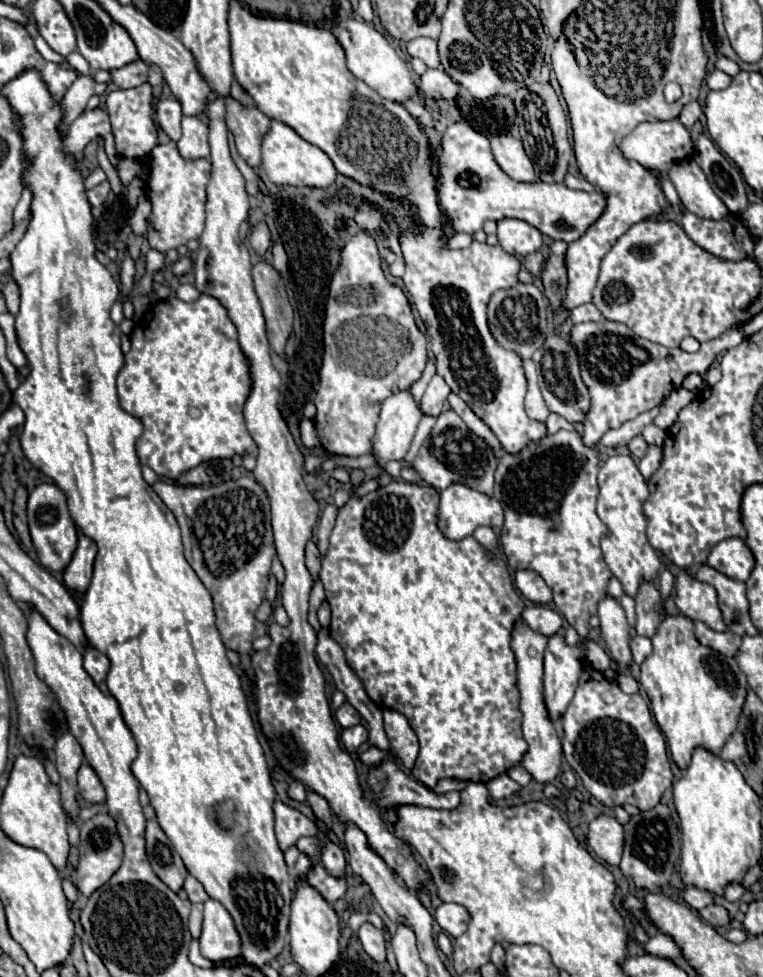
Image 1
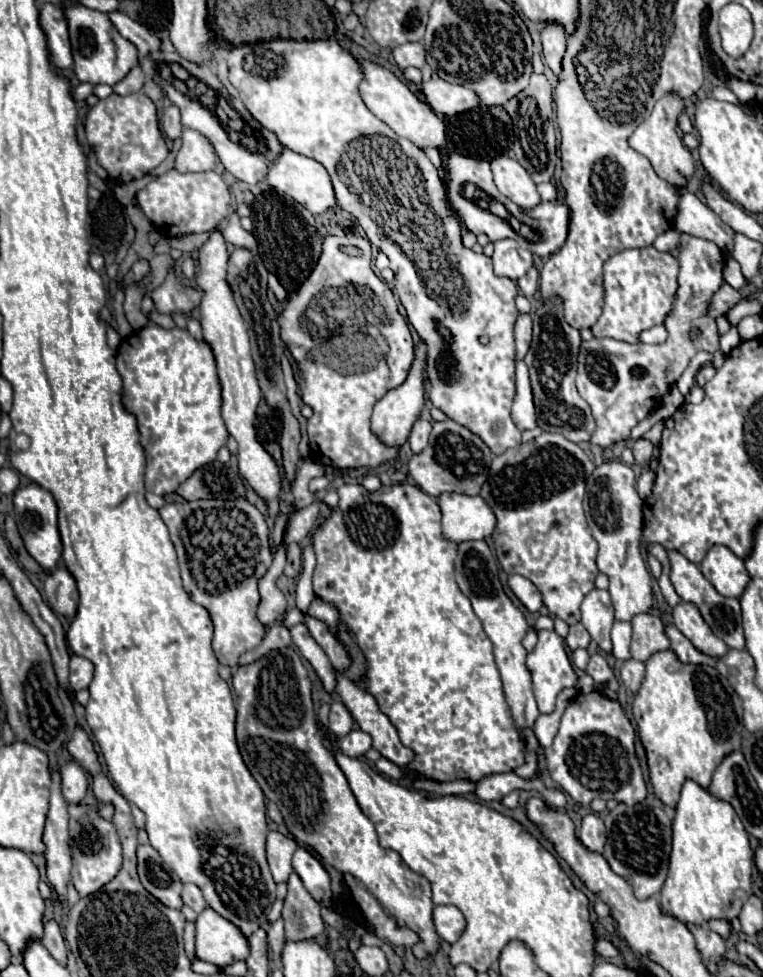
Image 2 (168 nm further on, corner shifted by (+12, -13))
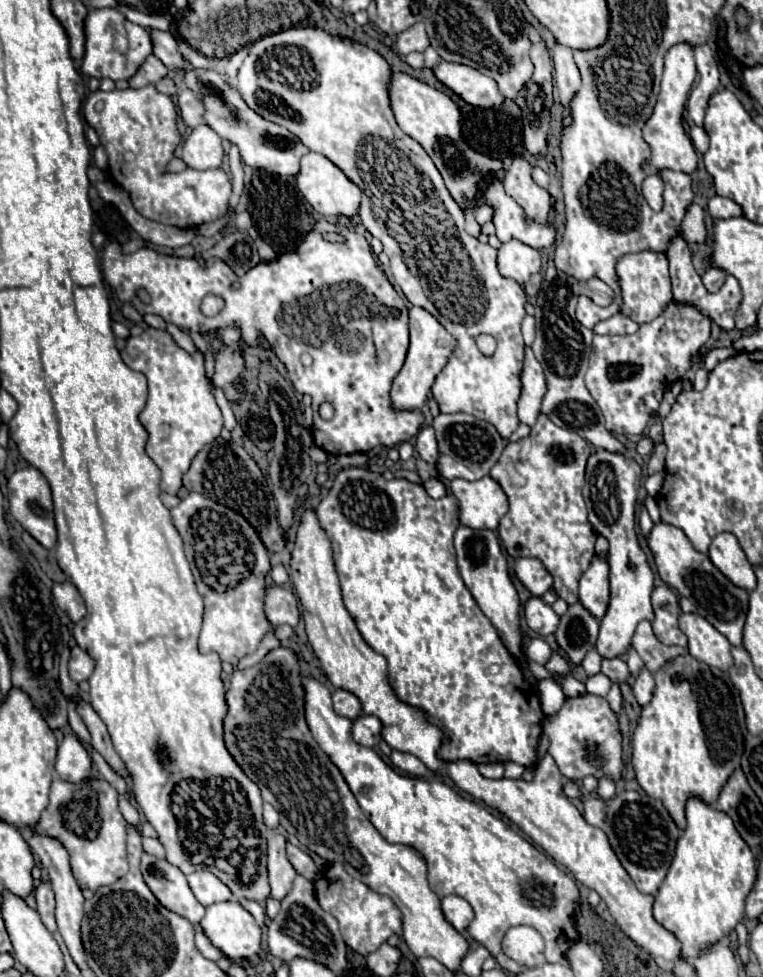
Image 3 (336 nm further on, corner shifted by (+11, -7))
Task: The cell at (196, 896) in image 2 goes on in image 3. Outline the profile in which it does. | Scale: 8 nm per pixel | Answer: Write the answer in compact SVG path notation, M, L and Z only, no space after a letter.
M195 871L195 873L187 875L187 881L189 881L189 887L191 887L193 895L197 897L197 901L205 907L211 903L231 899L229 887L221 885L221 881L217 881L217 877L209 871Z

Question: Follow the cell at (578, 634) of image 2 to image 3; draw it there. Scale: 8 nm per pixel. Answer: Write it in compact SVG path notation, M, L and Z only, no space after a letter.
M581 603L571 605L555 631L559 649L571 663L581 663L585 653L597 641L597 629L597 619L587 609L583 609Z

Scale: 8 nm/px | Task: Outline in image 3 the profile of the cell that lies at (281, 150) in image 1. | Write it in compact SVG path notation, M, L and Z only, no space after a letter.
M305 153L301 157L299 173L295 175L297 189L303 193L307 203L321 215L347 215L353 217L357 213L357 205L361 201L361 191L345 177L345 173L335 167L325 155L321 153Z

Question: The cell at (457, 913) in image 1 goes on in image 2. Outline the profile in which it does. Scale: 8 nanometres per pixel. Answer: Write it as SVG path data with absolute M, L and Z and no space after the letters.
M436 905L434 907L434 925L438 935L446 943L456 943L464 931L464 915L454 905Z

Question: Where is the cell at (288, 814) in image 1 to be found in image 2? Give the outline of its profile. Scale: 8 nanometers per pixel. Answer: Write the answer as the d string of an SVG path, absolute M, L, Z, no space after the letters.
M278 831L268 833L266 841L266 853L268 853L268 865L270 873L276 883L286 883L288 875L292 873L292 853L296 851L296 841L284 837Z

